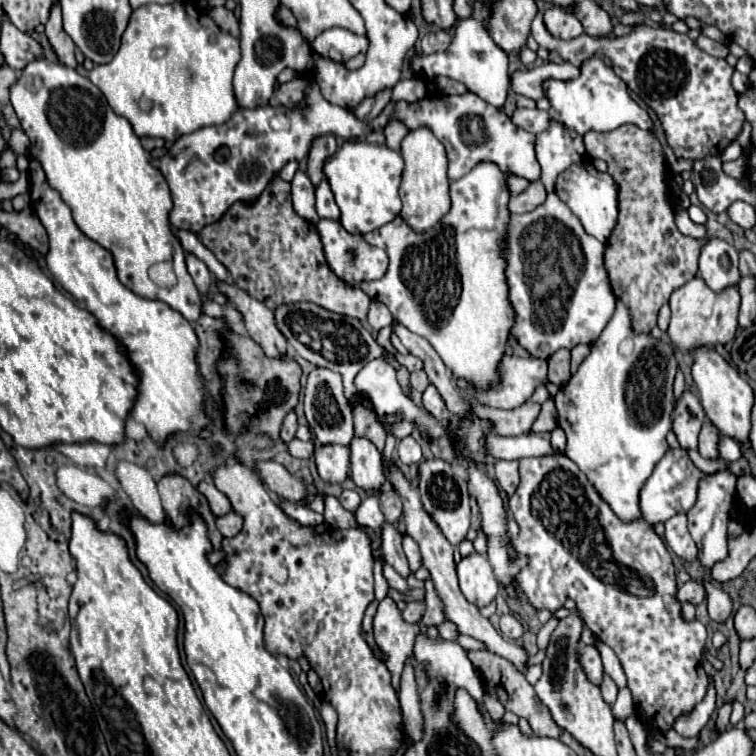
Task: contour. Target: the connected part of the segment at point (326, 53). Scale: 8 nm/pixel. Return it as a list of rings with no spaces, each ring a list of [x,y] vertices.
[[[326,29],[320,35],[316,35],[314,41],[310,41],[308,45],[312,53],[318,53],[324,59],[346,63],[360,51],[368,49],[368,39],[350,33],[348,29]]]

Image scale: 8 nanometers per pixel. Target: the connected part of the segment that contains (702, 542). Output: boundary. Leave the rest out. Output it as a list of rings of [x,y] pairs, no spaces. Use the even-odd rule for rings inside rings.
[[[720,471],[714,475],[706,475],[706,481],[702,481],[698,491],[696,505],[688,511],[688,531],[698,547],[698,561],[704,569],[712,569],[718,561],[724,561],[728,557],[728,535],[726,525],[730,521],[730,503],[736,497],[736,477],[728,471]]]

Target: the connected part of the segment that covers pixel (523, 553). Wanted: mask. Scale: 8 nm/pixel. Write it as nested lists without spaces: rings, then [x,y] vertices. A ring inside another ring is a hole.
[[[566,455],[520,459],[520,485],[506,507],[520,527],[520,533],[510,539],[510,561],[514,557],[528,557],[526,567],[514,577],[518,589],[536,611],[548,609],[552,615],[566,599],[572,599],[596,639],[604,641],[618,655],[642,719],[660,731],[670,729],[680,713],[694,709],[704,699],[710,679],[706,671],[700,671],[706,627],[700,621],[688,623],[680,615],[674,565],[664,541],[644,519],[630,523],[618,519],[578,465]]]

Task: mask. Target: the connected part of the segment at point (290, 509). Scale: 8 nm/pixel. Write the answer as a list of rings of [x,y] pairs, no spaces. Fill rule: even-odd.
[[[280,501],[278,503],[282,507],[282,511],[296,523],[304,525],[304,527],[314,527],[314,525],[320,525],[322,523],[322,515],[320,513],[314,513],[310,507],[306,505],[294,505],[290,501]]]

